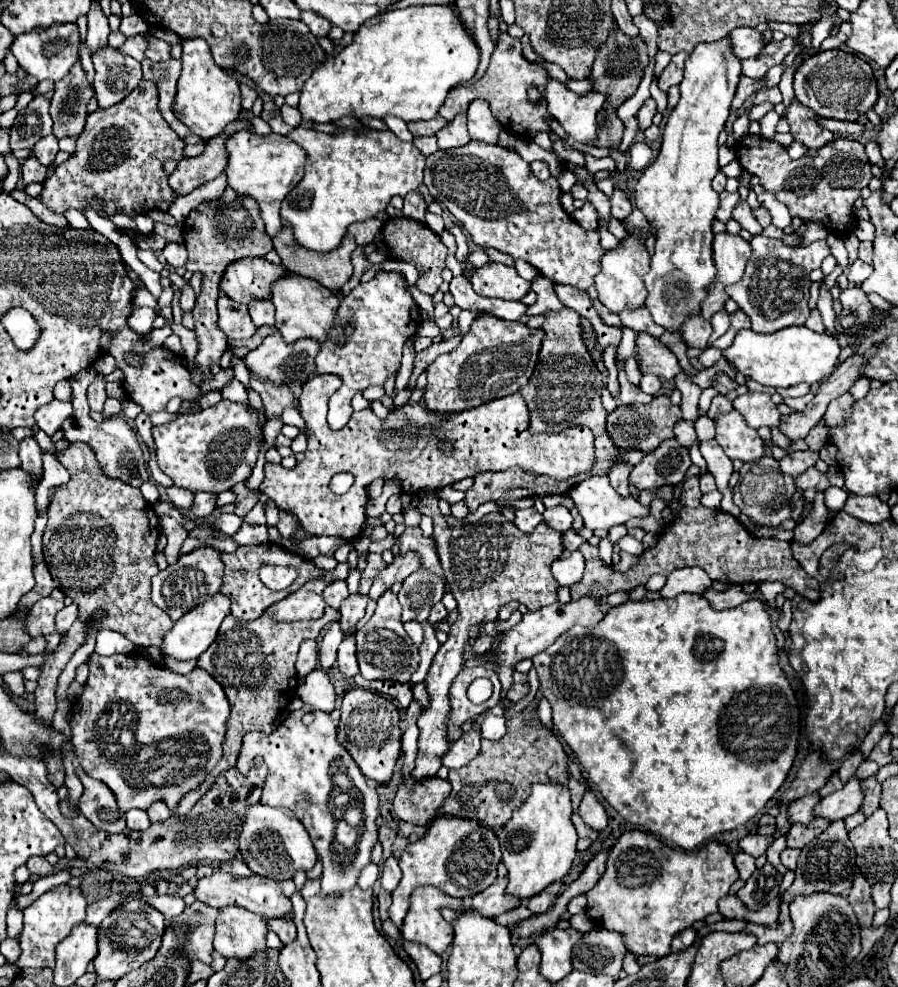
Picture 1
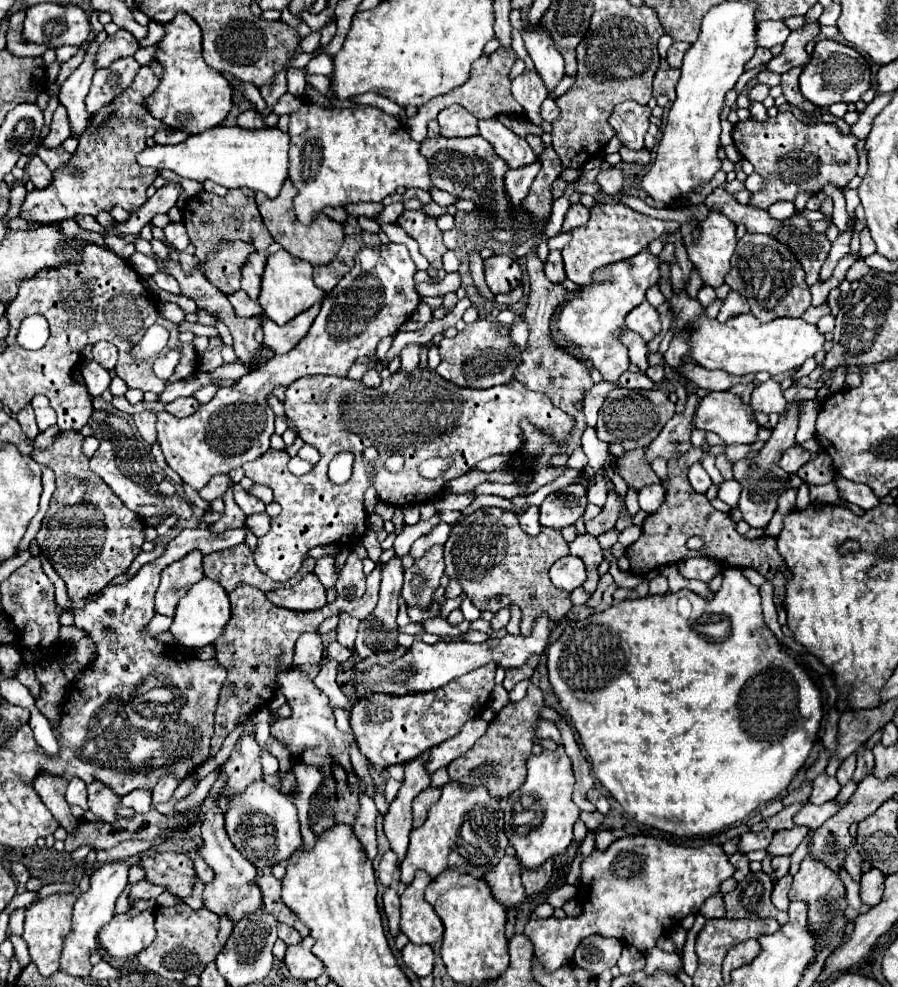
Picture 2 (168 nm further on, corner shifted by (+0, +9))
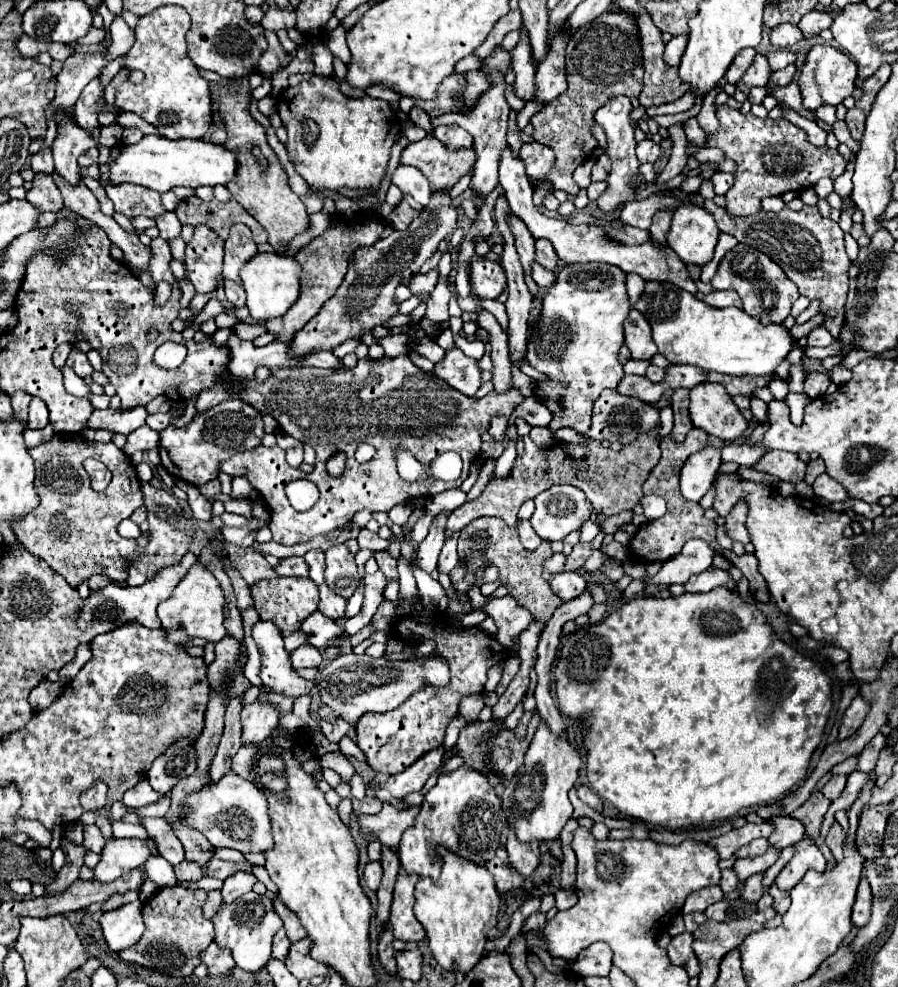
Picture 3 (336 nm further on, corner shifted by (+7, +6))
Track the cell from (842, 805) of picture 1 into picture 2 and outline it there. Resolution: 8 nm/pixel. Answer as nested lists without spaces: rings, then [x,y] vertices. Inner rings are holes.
[[[831,800],[831,804],[823,804],[823,806],[813,806],[813,804],[805,804],[795,816],[793,816],[793,824],[795,826],[807,826],[811,830],[817,830],[825,820],[829,820],[833,814],[839,812],[839,806],[835,804],[835,800]]]

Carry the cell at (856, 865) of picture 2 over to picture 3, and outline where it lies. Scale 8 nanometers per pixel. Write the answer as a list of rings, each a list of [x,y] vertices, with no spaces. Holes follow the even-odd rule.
[[[834,823],[834,825],[830,827],[828,837],[826,837],[826,845],[830,847],[830,851],[832,851],[832,855],[834,855],[836,861],[840,861],[840,859],[844,857],[844,849],[842,849],[844,839],[846,839],[846,833],[842,831],[840,823]]]

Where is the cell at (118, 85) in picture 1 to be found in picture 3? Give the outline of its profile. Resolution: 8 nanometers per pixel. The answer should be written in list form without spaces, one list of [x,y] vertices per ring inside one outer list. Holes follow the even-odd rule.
[[[96,77],[92,83],[88,83],[76,101],[76,123],[90,131],[92,127],[98,127],[98,115],[100,107],[104,107],[104,91],[100,89],[100,79]]]

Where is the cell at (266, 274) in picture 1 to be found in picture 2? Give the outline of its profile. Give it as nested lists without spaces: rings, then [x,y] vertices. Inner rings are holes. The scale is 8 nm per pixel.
[[[241,240],[233,242],[219,242],[219,248],[207,254],[207,260],[203,264],[205,278],[219,288],[223,294],[233,294],[239,290],[239,268],[243,260],[253,252],[251,244],[245,244]]]

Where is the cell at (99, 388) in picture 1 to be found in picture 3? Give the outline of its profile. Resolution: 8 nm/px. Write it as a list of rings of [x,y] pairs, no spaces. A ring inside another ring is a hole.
[[[72,349],[72,353],[70,353],[70,357],[68,357],[66,365],[68,365],[68,367],[72,367],[72,369],[74,369],[74,373],[76,373],[76,375],[80,375],[82,379],[92,377],[92,373],[94,373],[94,367],[90,365],[88,357],[86,357],[84,353],[76,351],[76,349]]]

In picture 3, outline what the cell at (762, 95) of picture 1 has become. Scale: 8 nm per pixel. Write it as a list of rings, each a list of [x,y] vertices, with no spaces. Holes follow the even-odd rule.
[[[756,55],[754,63],[750,65],[750,69],[744,73],[742,81],[748,85],[748,87],[766,87],[768,79],[770,79],[770,65],[768,65],[768,59],[764,55]]]

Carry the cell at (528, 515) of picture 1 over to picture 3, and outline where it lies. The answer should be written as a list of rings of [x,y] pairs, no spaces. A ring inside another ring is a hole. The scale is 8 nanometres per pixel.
[[[528,519],[518,521],[516,527],[518,527],[518,535],[520,535],[520,541],[522,541],[524,549],[536,549],[540,545],[542,539],[536,535],[536,531],[532,529],[532,525],[530,525]]]

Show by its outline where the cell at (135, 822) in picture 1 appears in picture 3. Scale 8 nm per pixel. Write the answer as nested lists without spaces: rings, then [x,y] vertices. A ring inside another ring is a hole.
[[[142,781],[142,783],[138,783],[136,787],[132,787],[132,789],[128,789],[126,793],[124,793],[124,805],[128,805],[128,807],[134,807],[134,809],[140,809],[140,807],[146,807],[146,805],[150,805],[150,803],[156,803],[160,799],[160,795],[150,787],[150,783],[148,781]]]

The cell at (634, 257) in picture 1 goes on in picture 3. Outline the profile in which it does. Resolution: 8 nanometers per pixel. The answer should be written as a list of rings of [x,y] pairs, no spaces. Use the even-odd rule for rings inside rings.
[[[574,263],[560,265],[556,271],[556,283],[546,291],[542,301],[542,317],[528,337],[526,357],[528,363],[540,373],[548,375],[550,383],[540,383],[546,395],[546,407],[554,413],[550,429],[572,427],[586,433],[592,417],[592,403],[604,389],[616,389],[624,371],[620,363],[620,347],[624,345],[624,319],[630,313],[630,301],[626,293],[626,273],[620,267],[606,263]]]

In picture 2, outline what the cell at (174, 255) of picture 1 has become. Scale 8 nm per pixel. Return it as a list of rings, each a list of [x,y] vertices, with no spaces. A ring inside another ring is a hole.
[[[171,222],[171,224],[167,224],[167,226],[163,228],[163,232],[165,232],[167,240],[169,240],[179,252],[189,246],[189,236],[187,236],[187,230],[185,230],[185,226],[183,226],[181,222]]]

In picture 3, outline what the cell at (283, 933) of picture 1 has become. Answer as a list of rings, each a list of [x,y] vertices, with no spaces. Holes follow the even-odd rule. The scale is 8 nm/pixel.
[[[280,929],[280,931],[274,935],[274,941],[272,941],[272,957],[284,959],[286,953],[288,953],[288,947],[290,947],[290,941],[288,941],[288,937],[286,937],[286,931]]]

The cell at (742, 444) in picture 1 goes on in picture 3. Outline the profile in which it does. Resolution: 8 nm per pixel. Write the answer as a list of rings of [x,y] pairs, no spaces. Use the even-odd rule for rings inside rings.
[[[700,383],[692,387],[690,417],[694,427],[724,441],[734,441],[748,429],[748,421],[720,383]]]

